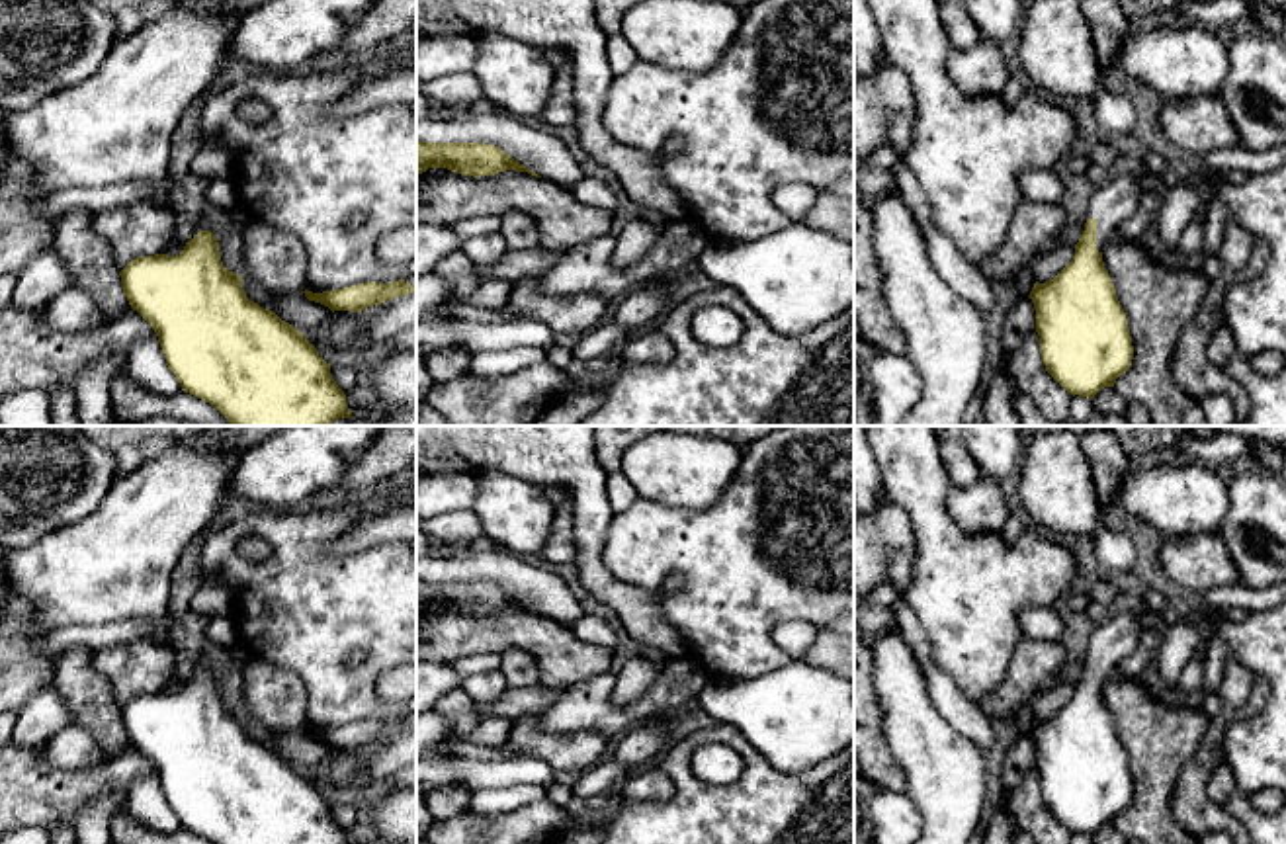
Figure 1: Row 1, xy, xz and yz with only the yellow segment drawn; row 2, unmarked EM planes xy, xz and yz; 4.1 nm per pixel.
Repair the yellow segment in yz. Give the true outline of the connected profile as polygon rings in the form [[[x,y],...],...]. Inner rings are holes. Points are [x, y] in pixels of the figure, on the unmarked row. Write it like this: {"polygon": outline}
{"polygon": [[[1149,584],[1139,610],[1130,608],[1096,625],[1073,697],[1053,717],[1036,719],[1028,733],[1046,809],[1073,834],[1093,838],[1132,803],[1128,756],[1104,705],[1102,686],[1145,631],[1137,613],[1159,615],[1165,608],[1167,598]]]}

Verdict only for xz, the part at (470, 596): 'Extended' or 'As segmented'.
As segmented

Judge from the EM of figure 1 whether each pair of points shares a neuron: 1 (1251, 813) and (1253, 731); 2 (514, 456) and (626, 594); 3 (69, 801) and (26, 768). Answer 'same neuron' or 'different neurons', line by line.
1: same neuron
2: same neuron
3: same neuron

